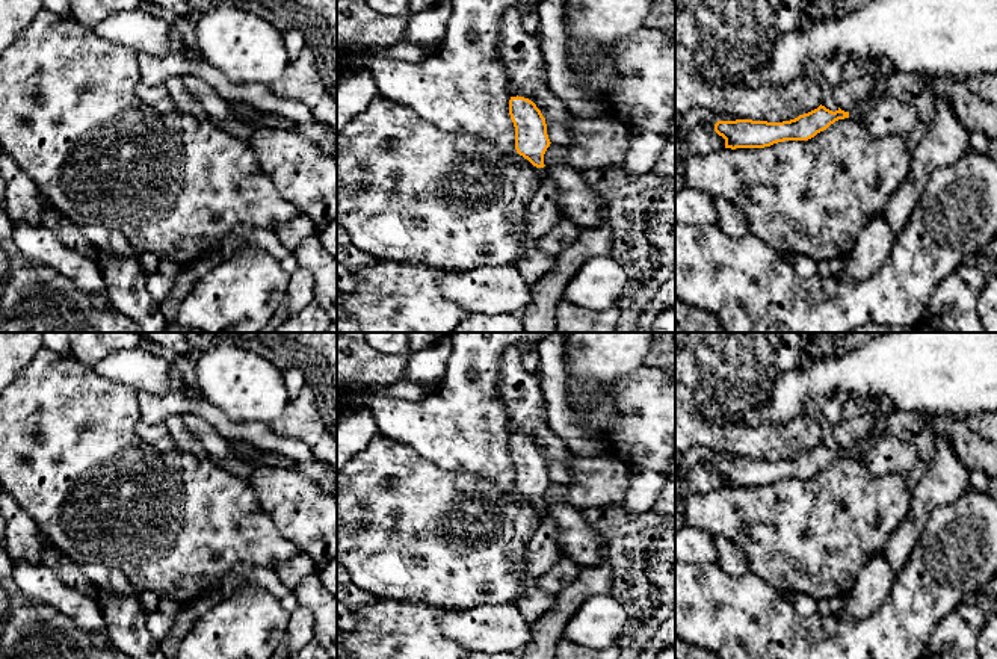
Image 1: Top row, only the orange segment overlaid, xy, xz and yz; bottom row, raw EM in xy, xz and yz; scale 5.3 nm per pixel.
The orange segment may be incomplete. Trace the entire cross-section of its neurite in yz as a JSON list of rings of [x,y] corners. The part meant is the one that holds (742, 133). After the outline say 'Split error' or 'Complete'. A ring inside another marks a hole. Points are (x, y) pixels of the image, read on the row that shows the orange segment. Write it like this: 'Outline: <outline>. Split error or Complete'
Outline: [[[881,63],[879,71],[875,76],[873,95],[857,104],[852,112],[844,112],[840,107],[832,112],[820,104],[808,113],[782,122],[752,119],[718,121],[715,124],[715,131],[725,139],[725,148],[731,150],[764,148],[784,141],[808,141],[838,119],[863,116],[882,97],[885,97],[888,89],[885,70],[887,65]]]. Split error

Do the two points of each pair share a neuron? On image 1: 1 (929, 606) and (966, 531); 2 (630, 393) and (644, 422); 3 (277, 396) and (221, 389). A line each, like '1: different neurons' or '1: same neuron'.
1: same neuron
2: same neuron
3: same neuron

